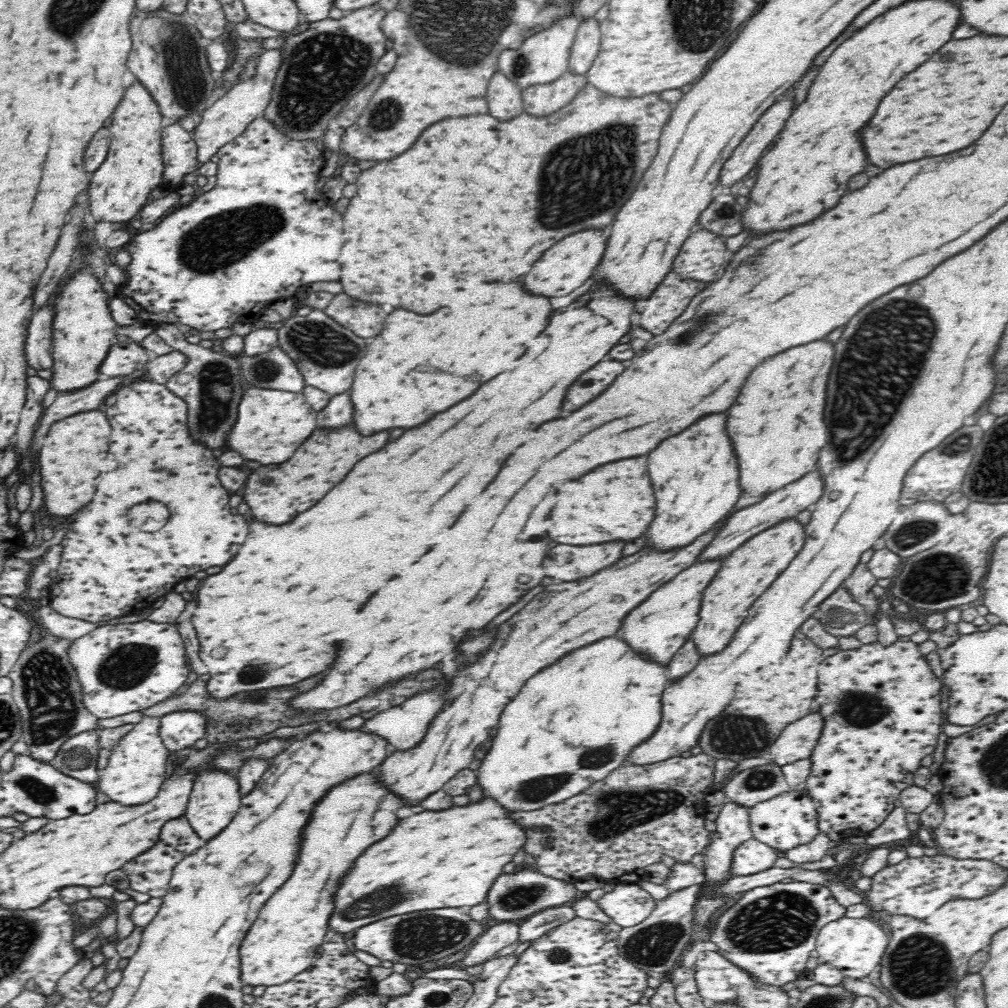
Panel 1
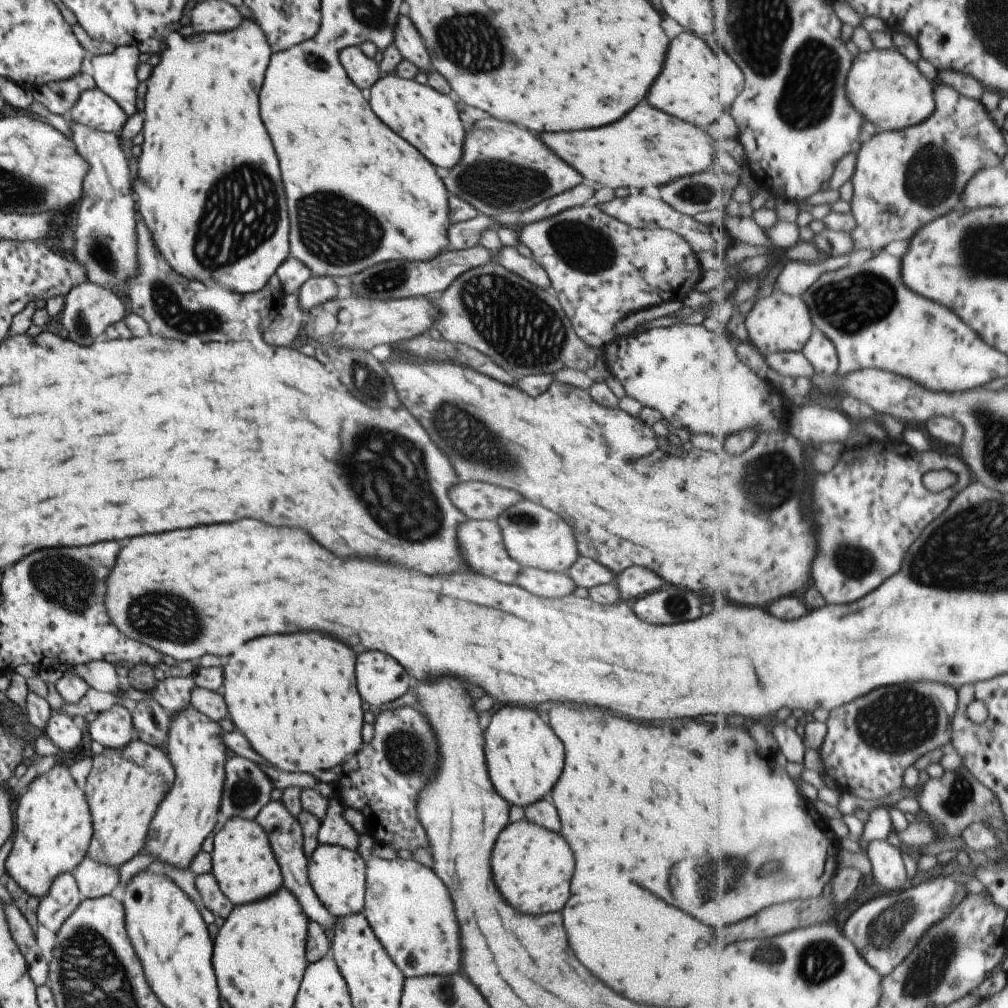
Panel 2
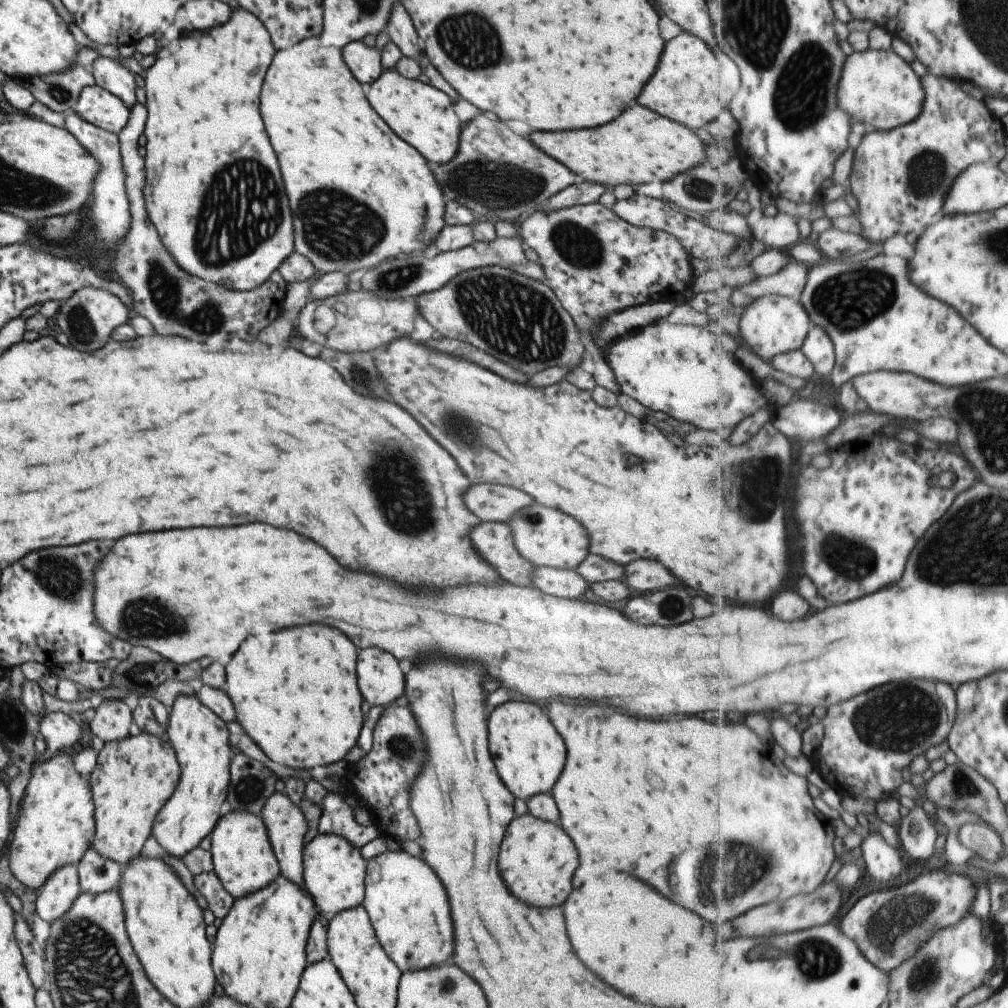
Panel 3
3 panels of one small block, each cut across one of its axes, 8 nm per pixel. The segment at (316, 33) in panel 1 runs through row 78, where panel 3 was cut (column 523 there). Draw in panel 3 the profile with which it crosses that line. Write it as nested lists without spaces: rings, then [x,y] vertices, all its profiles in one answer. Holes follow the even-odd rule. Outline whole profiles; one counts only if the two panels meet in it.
[[[497,265],[460,272],[442,287],[421,293],[415,300],[420,316],[441,336],[467,340],[471,346],[495,356],[505,364],[511,364],[515,370],[529,376],[552,366],[579,366],[580,360],[587,354],[577,336],[574,320],[564,311],[549,286]]]

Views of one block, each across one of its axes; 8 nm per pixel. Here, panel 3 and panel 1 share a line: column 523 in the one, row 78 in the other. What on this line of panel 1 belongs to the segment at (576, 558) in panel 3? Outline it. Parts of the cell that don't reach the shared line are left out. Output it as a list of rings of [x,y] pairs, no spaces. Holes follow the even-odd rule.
[[[573,15],[566,16],[548,30],[530,36],[518,50],[506,50],[500,54],[500,72],[512,80],[522,90],[530,86],[550,84],[567,72],[571,48],[574,46],[576,32],[581,22]]]

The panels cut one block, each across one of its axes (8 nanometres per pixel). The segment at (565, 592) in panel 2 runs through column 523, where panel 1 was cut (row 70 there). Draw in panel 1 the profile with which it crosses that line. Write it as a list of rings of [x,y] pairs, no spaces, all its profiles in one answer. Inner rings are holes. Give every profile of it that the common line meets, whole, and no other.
[[[586,20],[578,26],[574,46],[571,48],[567,72],[586,76],[586,72],[592,68],[598,52],[600,52],[600,26],[596,20]]]

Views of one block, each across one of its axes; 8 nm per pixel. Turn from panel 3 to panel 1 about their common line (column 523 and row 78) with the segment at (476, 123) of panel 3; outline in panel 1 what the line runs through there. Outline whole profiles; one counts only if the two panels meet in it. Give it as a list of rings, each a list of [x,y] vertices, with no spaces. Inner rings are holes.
[[[136,8],[130,32],[134,48],[128,56],[128,68],[152,93],[162,115],[178,120],[181,116],[202,113],[212,104],[217,76],[209,67],[202,36],[195,24],[186,21],[182,13],[174,14],[162,8],[155,11]]]

